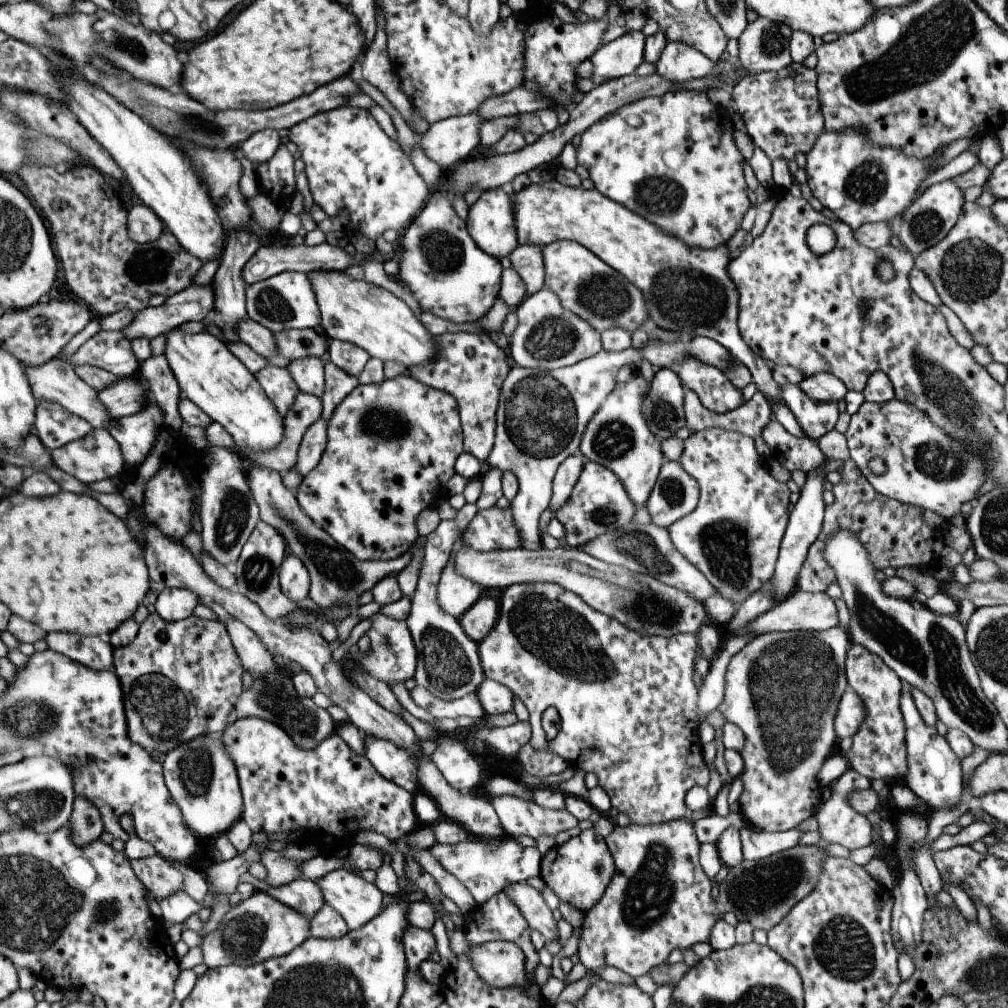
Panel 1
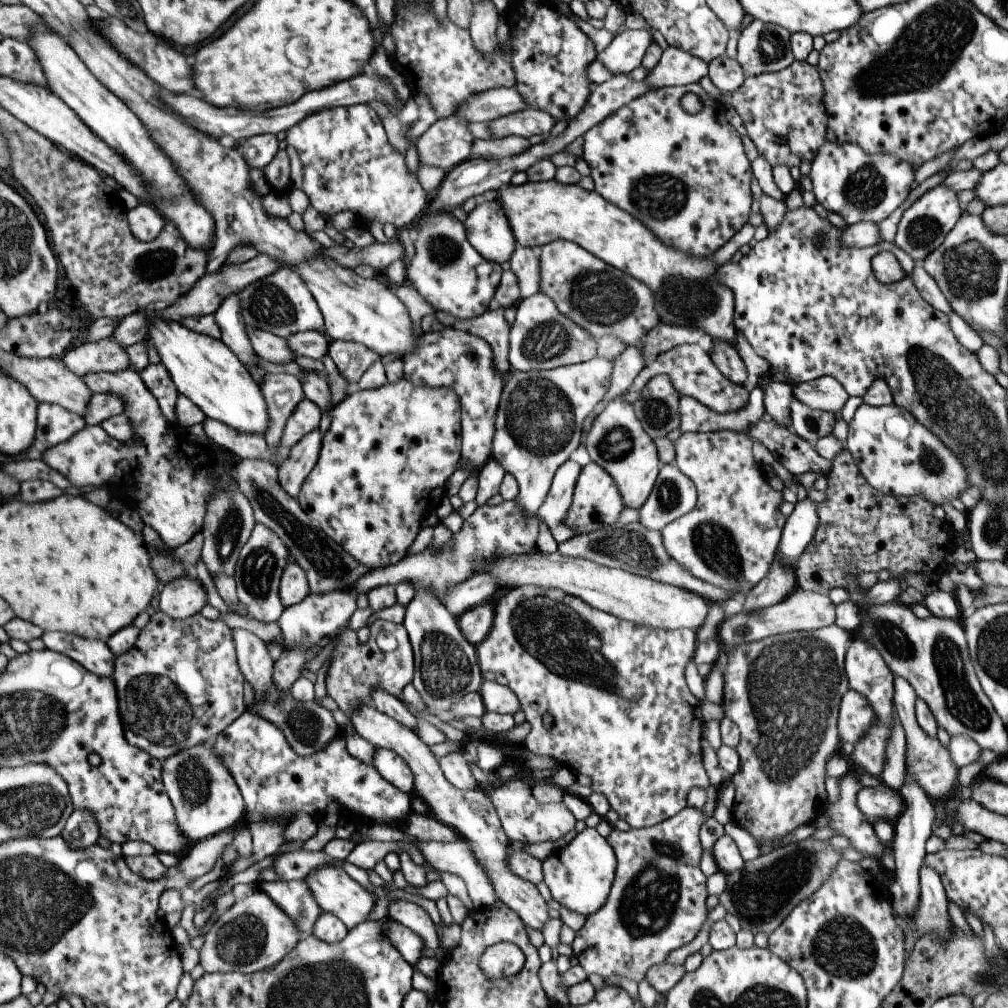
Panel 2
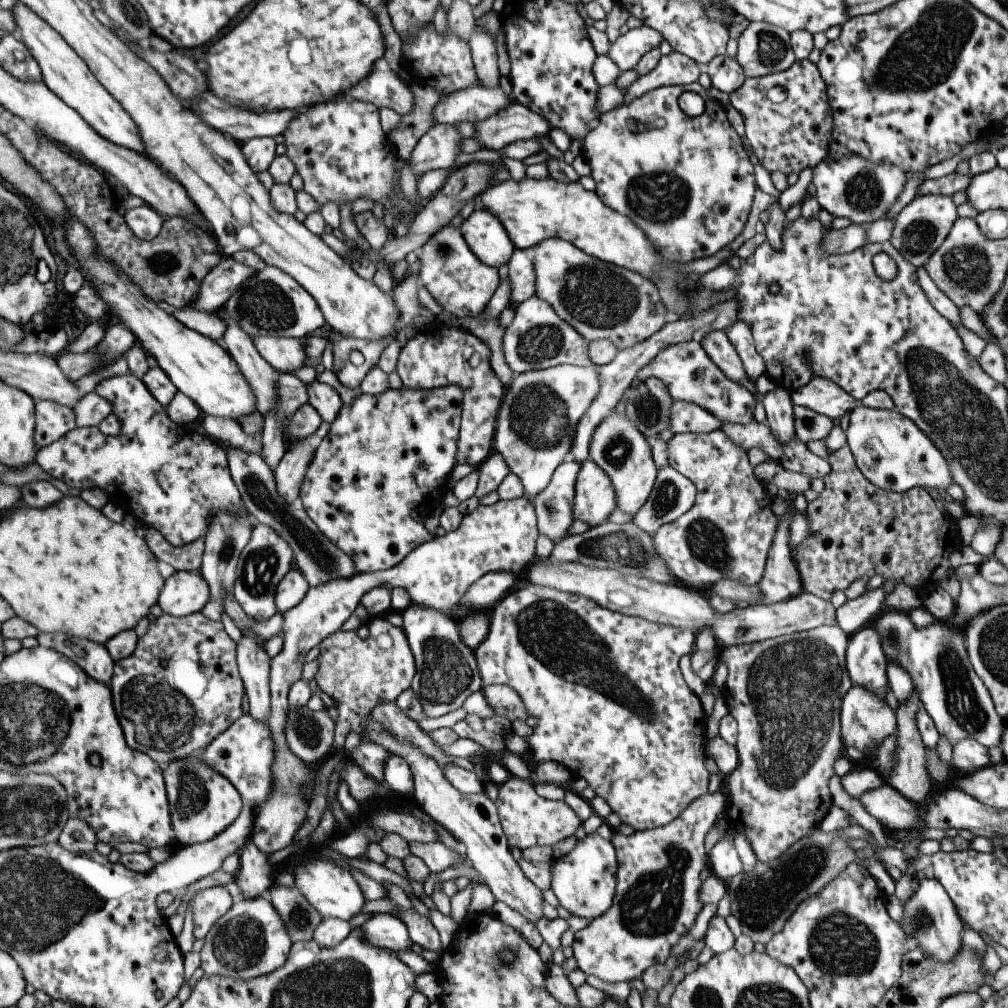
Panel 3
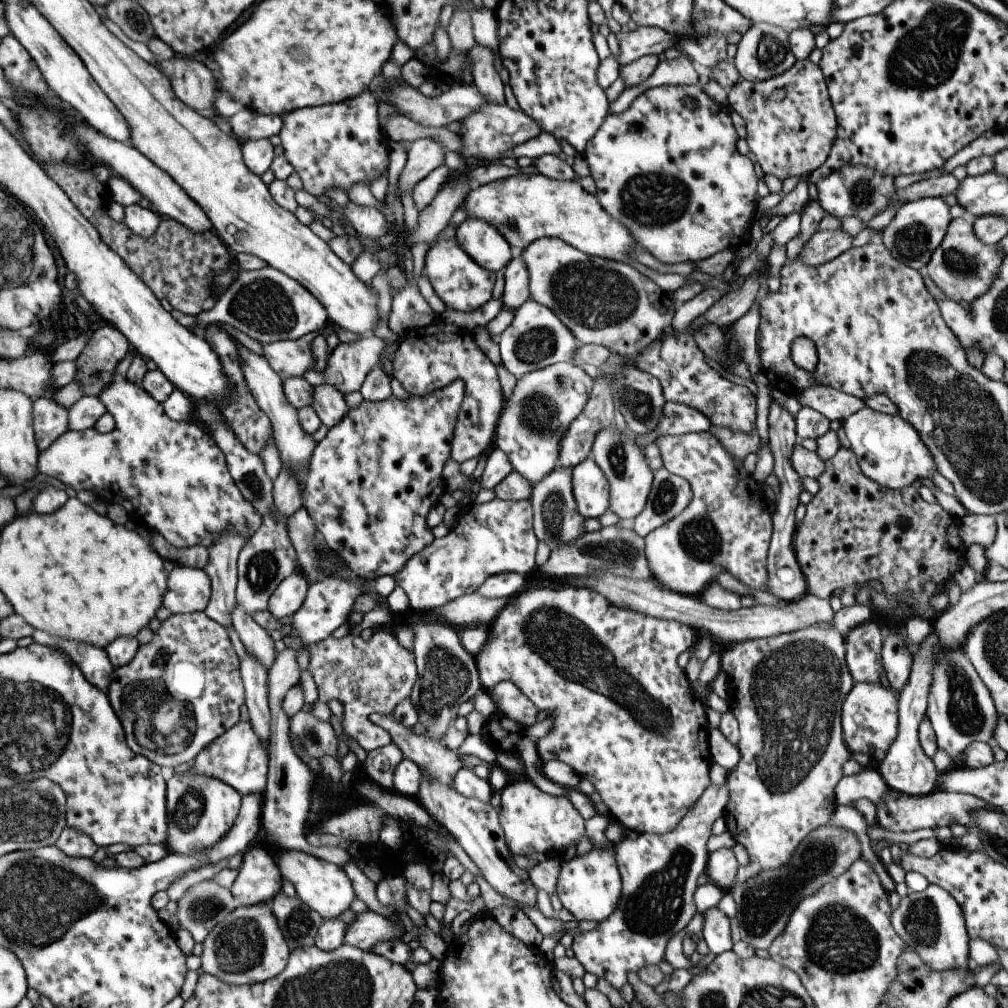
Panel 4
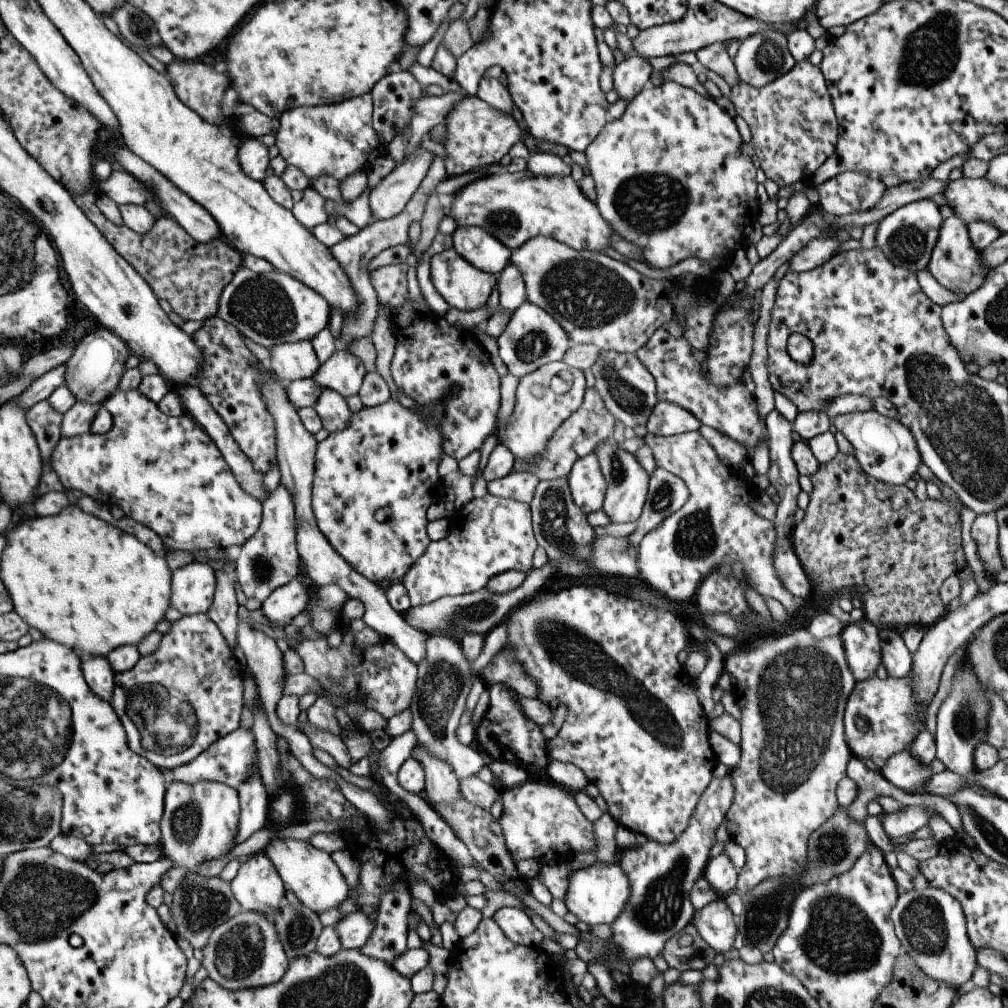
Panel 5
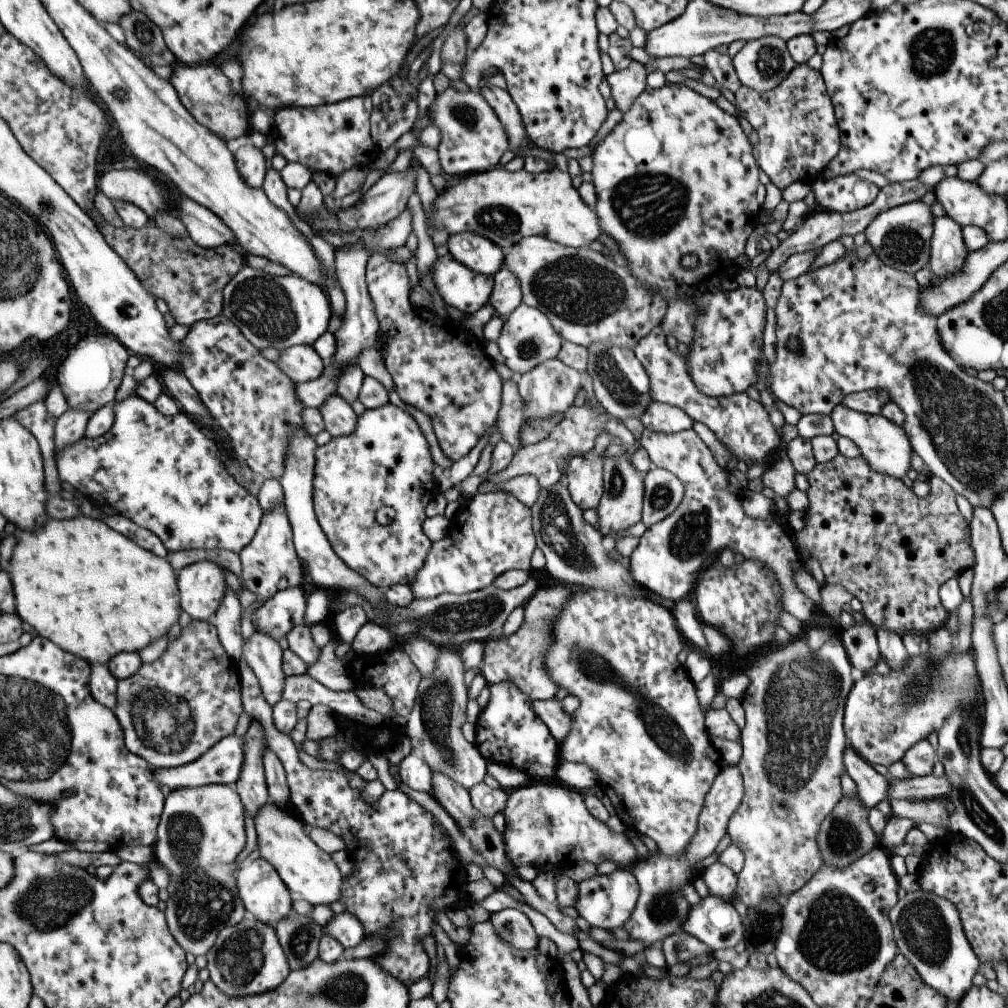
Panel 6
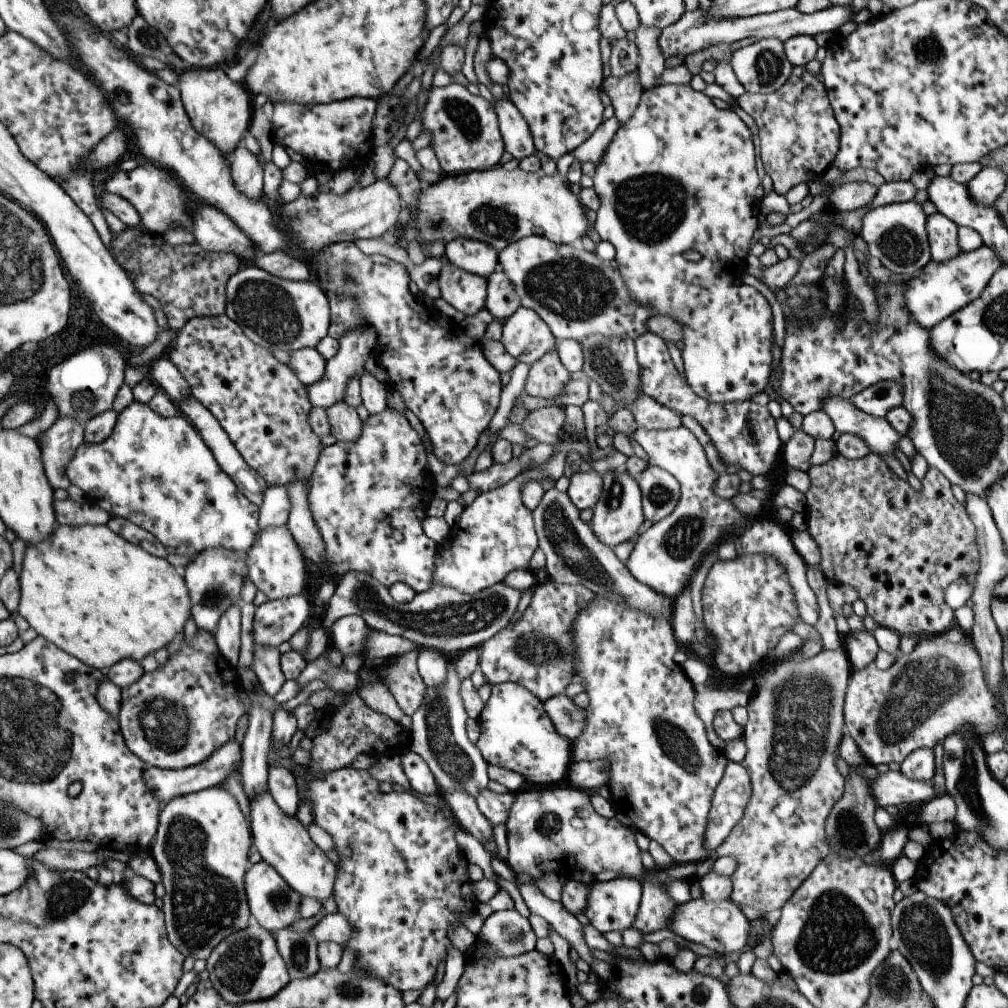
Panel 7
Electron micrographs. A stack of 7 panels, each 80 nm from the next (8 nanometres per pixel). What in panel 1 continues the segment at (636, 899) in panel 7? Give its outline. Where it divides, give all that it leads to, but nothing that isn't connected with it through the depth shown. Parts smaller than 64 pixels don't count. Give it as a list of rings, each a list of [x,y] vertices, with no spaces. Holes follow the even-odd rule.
[[[591,827],[541,855],[539,877],[560,902],[571,904],[584,914],[593,904],[599,902],[613,876],[613,870],[613,858],[610,858],[604,838]]]

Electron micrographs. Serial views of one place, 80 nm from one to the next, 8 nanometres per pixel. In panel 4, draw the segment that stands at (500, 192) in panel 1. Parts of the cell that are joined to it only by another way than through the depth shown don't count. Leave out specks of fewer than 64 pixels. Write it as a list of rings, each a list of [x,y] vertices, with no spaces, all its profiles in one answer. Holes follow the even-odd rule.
[[[477,218],[460,223],[454,238],[473,262],[491,273],[504,268],[515,253],[489,222]]]

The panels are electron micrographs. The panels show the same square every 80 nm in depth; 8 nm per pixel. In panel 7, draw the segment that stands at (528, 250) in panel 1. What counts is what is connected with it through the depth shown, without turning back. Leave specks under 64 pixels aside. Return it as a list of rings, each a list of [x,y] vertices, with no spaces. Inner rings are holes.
[[[501,268],[486,277],[487,288],[484,308],[499,321],[504,321],[520,307],[516,287],[509,282]]]

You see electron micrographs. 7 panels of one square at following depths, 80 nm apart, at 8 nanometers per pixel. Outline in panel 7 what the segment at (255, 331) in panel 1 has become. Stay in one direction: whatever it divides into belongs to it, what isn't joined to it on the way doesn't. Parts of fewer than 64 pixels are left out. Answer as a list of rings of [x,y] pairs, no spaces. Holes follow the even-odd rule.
[[[303,347],[291,352],[289,367],[303,386],[309,386],[316,383],[322,376],[326,360],[319,356],[319,353],[313,348]]]

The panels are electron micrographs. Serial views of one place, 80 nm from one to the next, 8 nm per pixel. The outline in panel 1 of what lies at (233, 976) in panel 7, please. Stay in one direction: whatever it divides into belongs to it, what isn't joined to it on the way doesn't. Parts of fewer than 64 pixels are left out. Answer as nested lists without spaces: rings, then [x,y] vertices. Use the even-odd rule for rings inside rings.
[[[256,891],[231,907],[221,918],[219,926],[209,932],[201,943],[201,957],[207,969],[219,966],[252,966],[265,958],[285,956],[310,937],[309,922],[301,912],[291,910],[275,898],[262,891]]]

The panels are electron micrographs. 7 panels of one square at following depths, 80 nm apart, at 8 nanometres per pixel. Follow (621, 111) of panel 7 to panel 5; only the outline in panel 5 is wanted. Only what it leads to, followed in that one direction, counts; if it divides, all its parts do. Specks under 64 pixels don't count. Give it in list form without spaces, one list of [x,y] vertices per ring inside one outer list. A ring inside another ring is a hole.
[[[626,57],[613,68],[613,90],[621,100],[633,99],[646,85],[649,84],[651,68],[648,60],[642,57]]]

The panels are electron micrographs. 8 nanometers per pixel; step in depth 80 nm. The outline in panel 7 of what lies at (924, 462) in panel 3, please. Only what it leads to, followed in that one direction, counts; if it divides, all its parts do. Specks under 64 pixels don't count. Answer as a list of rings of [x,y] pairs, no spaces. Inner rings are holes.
[[[827,397],[822,400],[820,410],[831,419],[834,429],[840,433],[854,434],[869,445],[871,453],[891,454],[897,447],[899,435],[885,420],[859,410],[850,399]]]

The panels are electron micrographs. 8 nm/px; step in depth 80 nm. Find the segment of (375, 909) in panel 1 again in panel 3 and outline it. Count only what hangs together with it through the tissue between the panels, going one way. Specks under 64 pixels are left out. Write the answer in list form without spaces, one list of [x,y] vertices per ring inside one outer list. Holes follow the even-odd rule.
[[[309,860],[301,866],[297,866],[293,878],[297,890],[312,908],[317,910],[320,918],[337,918],[345,922],[361,912],[365,902],[363,894],[356,884],[356,881],[350,876],[347,869],[340,868],[331,862],[324,860]]]

